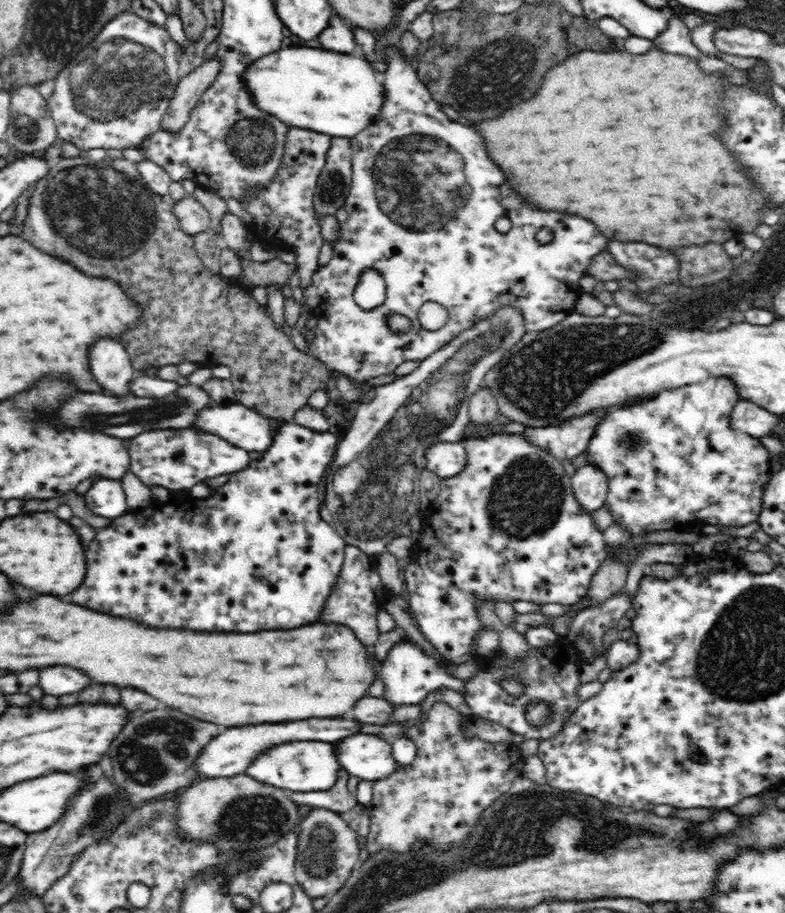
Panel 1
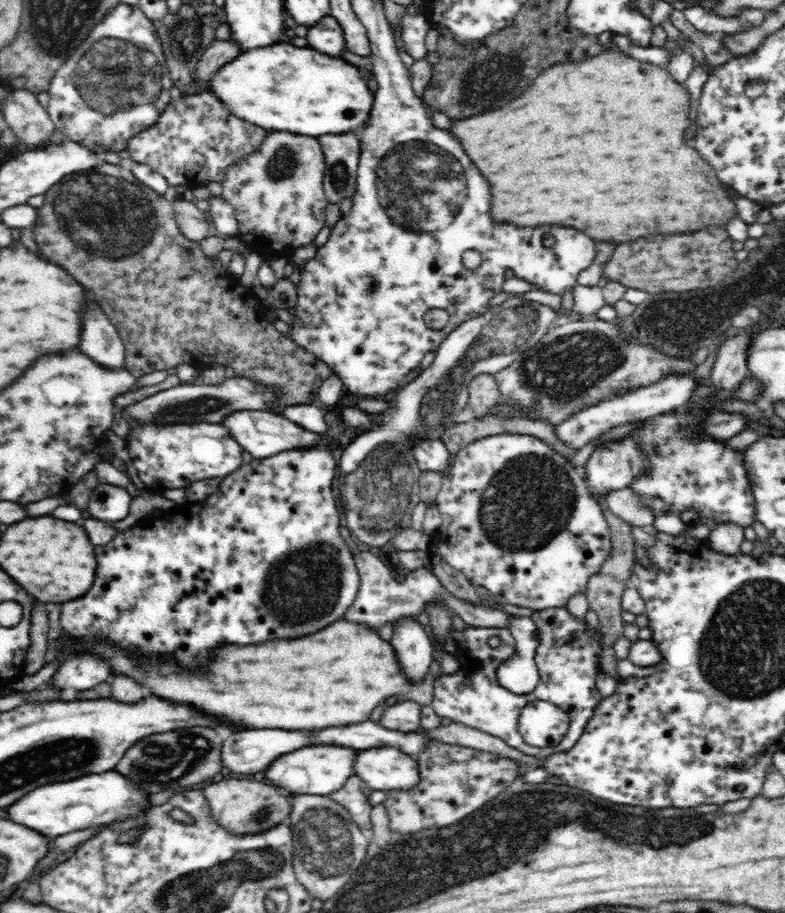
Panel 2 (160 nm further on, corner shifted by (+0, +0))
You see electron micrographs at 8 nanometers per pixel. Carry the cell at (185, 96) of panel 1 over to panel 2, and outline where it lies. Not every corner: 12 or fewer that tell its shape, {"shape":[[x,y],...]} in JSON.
{"shape":[[215,38],[192,74],[206,88],[220,66],[234,60],[240,45]]}

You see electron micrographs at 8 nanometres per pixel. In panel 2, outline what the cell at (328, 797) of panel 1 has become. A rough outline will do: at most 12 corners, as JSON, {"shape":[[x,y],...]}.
{"shape":[[354,774],[328,797],[344,806],[359,827],[373,830],[364,782]]}

